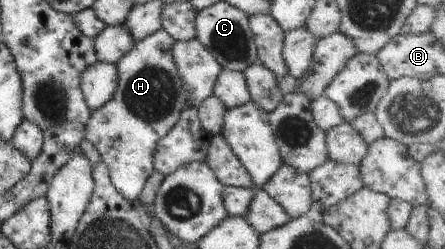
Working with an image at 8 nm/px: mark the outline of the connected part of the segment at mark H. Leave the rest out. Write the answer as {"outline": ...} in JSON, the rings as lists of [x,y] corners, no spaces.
{"outline":[[[163,28],[145,39],[134,42],[130,52],[126,53],[116,64],[118,69],[116,93],[103,107],[91,111],[90,119],[84,129],[86,131],[84,139],[92,143],[102,157],[102,162],[108,167],[114,187],[130,202],[138,202],[146,181],[155,171],[154,153],[158,141],[176,125],[180,113],[188,107],[186,91],[172,58],[174,44],[173,38]]]}

